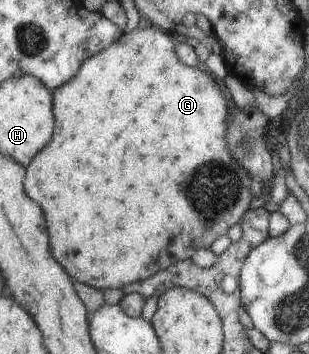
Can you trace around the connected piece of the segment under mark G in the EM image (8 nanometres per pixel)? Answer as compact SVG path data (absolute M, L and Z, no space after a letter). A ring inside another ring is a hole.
M149 25L144 28L133 28L128 33L122 33L118 40L115 40L113 44L109 44L106 48L101 49L93 56L83 60L81 67L75 72L74 76L71 76L69 81L60 85L58 88L52 90L53 93L53 113L55 113L55 137L51 137L51 145L47 145L47 149L43 149L43 153L39 153L39 157L34 157L27 166L27 181L23 181L23 189L27 189L27 195L33 199L33 201L39 201L39 205L43 205L43 215L47 217L47 225L51 225L51 253L55 253L55 261L59 261L59 265L63 265L63 269L67 269L67 273L71 273L71 277L75 277L75 281L83 283L89 286L92 291L99 292L105 287L111 289L123 289L127 284L131 282L138 282L145 280L154 273L162 271L162 269L169 268L170 265L178 263L181 259L191 259L191 255L197 251L197 249L203 249L208 247L221 235L225 234L225 231L232 225L235 225L237 221L245 215L247 205L251 201L251 195L249 195L249 181L252 181L250 174L246 172L235 161L234 155L230 152L230 148L226 142L226 131L230 127L230 123L227 123L227 99L221 95L219 87L215 85L215 81L211 79L212 75L207 75L207 72L201 71L201 66L186 66L183 65L178 59L175 59L175 53L173 53L173 41L171 37L167 35L165 30L161 31L161 28L157 26ZM175 243L175 259L169 261L167 257L171 257L171 251L169 251L169 245Z

